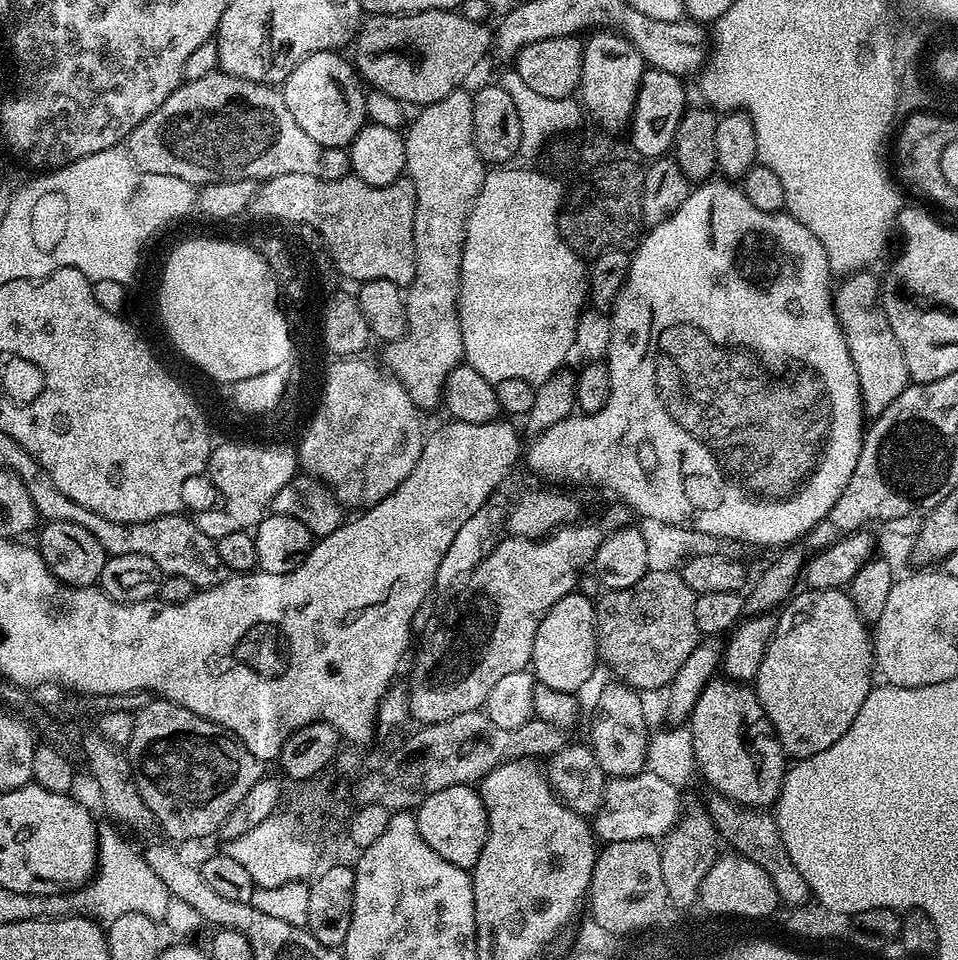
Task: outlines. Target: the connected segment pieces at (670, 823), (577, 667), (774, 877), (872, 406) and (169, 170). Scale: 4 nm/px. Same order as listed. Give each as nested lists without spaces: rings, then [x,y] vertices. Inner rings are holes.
[[[647,770],[637,776],[609,779],[604,786],[604,801],[590,827],[597,841],[604,844],[627,840],[659,841],[667,836],[682,815],[680,794],[679,787]]]
[[[577,590],[566,594],[566,598],[558,598],[558,602],[554,602],[554,606],[550,606],[550,610],[542,618],[538,626],[538,634],[534,634],[531,671],[539,683],[551,686],[553,690],[579,693],[580,687],[595,674],[596,668],[598,669],[596,606],[593,597],[583,596],[582,592]]]
[[[713,793],[709,797],[706,811],[715,824],[717,835],[723,841],[725,839],[737,855],[749,858],[766,871],[785,907],[801,907],[807,903],[811,897],[809,884],[802,874],[799,874],[794,862],[790,861],[790,854],[786,851],[786,844],[782,841],[775,817],[764,810],[745,808],[744,805],[736,804],[719,793]]]
[[[861,270],[845,275],[841,280],[844,281],[841,284],[839,281],[834,288],[832,309],[836,311],[840,329],[846,338],[854,370],[858,370],[864,415],[875,418],[908,387],[906,358],[902,358],[902,346],[898,346],[898,338],[894,338],[894,330],[890,330],[890,322],[884,313],[881,277],[876,277],[872,270]]]
[[[222,71],[206,74],[206,78],[184,80],[128,136],[129,156],[142,171],[150,174],[170,174],[182,178],[185,184],[203,186],[220,180],[248,179],[263,182],[278,174],[310,174],[310,178],[341,180],[352,172],[348,148],[322,146],[294,122],[294,114],[286,110],[283,95],[275,87],[243,80]]]

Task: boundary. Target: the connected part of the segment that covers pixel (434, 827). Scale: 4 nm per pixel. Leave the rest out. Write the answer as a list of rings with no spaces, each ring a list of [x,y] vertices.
[[[459,784],[446,786],[446,790],[438,790],[438,794],[430,794],[415,809],[418,834],[446,862],[454,862],[454,866],[471,870],[482,854],[482,846],[488,837],[488,812],[479,791],[473,785]]]

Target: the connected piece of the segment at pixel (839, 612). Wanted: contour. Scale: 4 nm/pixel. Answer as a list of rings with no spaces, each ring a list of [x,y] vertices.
[[[808,588],[797,591],[779,609],[772,641],[762,658],[762,666],[758,666],[754,691],[772,723],[780,747],[789,757],[805,760],[808,756],[822,754],[826,746],[834,746],[834,742],[850,730],[854,718],[858,718],[858,710],[862,710],[862,702],[866,702],[873,690],[872,676],[874,680],[874,640],[869,625],[847,591],[844,588]]]

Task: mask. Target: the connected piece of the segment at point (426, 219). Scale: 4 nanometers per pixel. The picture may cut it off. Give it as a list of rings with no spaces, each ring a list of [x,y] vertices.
[[[457,90],[446,94],[442,102],[425,104],[419,109],[416,121],[407,125],[403,133],[406,146],[407,179],[412,181],[416,191],[414,210],[414,246],[416,247],[416,277],[407,285],[404,309],[408,329],[402,338],[387,341],[383,345],[382,364],[391,375],[400,381],[408,391],[417,409],[439,409],[444,395],[444,383],[450,374],[464,360],[464,343],[460,329],[460,271],[462,270],[462,250],[466,238],[468,215],[482,190],[486,165],[478,154],[474,142],[472,125],[472,96]]]

